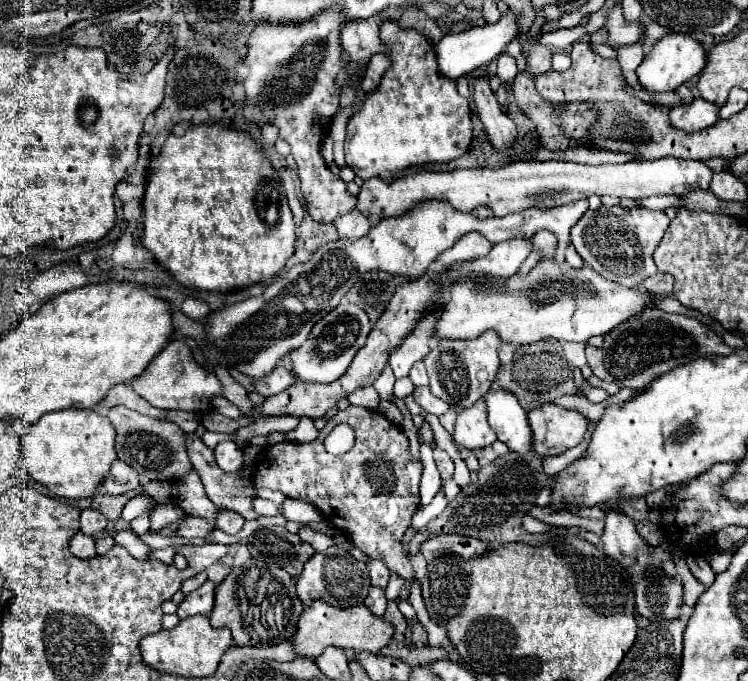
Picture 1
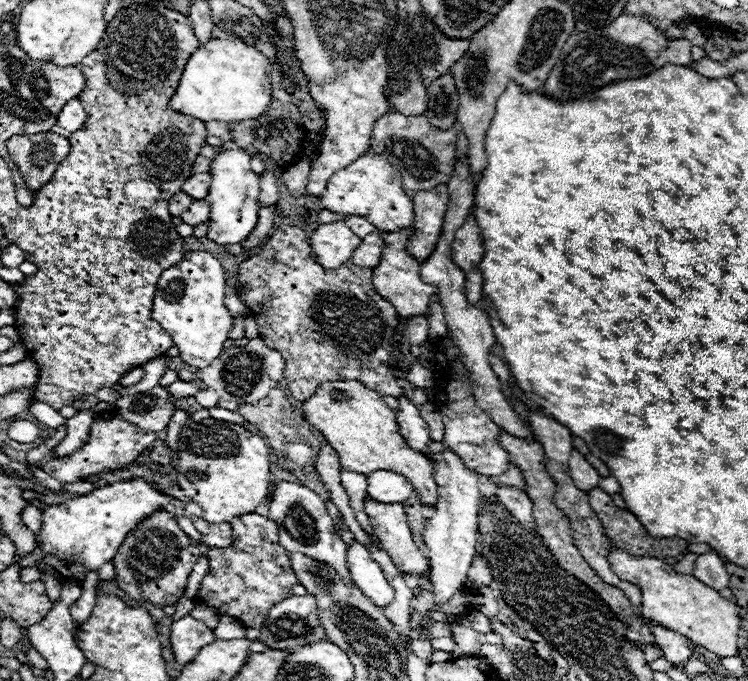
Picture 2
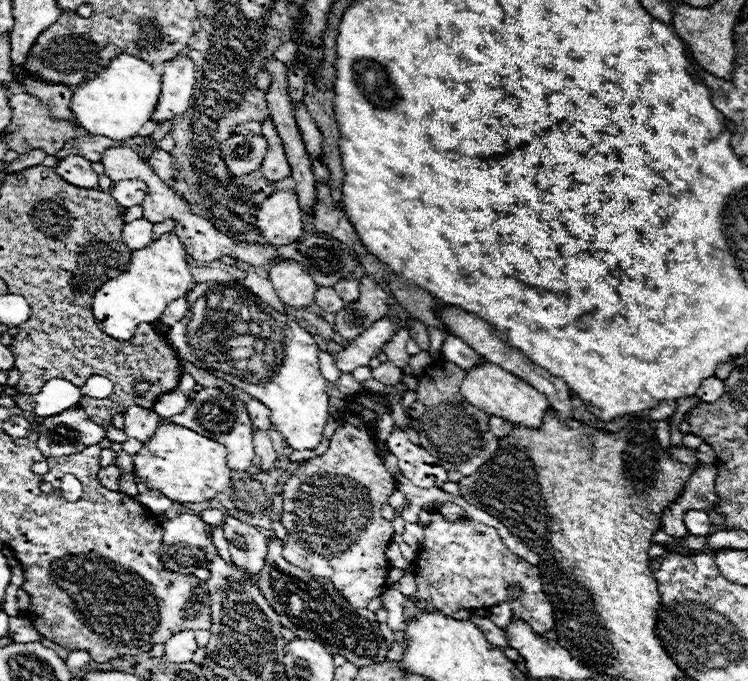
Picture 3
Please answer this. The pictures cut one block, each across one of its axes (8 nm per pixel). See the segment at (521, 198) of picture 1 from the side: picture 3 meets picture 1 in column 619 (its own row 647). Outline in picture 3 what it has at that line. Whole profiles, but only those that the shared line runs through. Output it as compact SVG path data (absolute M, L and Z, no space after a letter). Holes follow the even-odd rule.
M182 630L182 632L176 632L166 644L166 654L164 658L168 662L190 662L192 660L192 654L196 652L196 640L194 640L194 630Z

